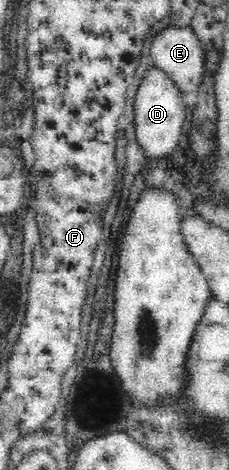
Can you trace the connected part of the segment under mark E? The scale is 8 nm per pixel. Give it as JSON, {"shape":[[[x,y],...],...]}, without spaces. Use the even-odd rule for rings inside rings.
{"shape":[[[166,26],[150,41],[149,59],[154,68],[161,70],[176,86],[183,98],[183,103],[190,110],[195,105],[196,95],[202,82],[204,72],[205,51],[198,41],[198,37],[190,26],[188,28],[176,28]]]}

